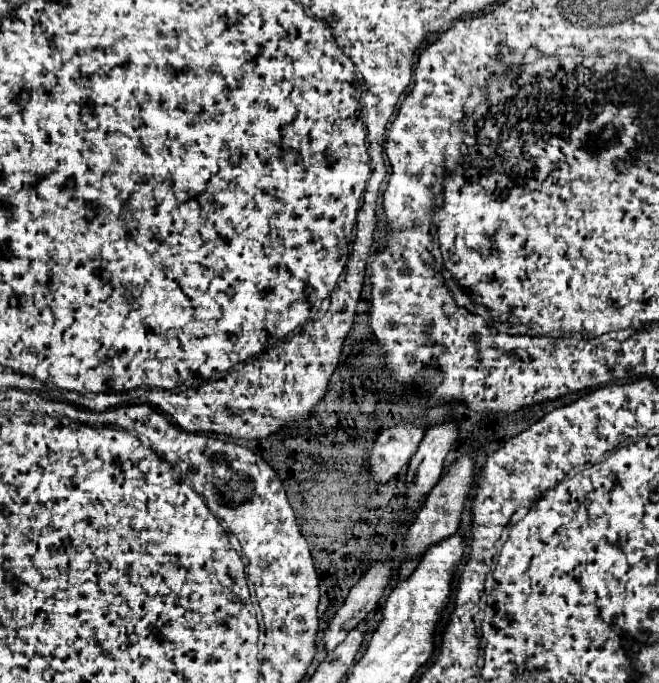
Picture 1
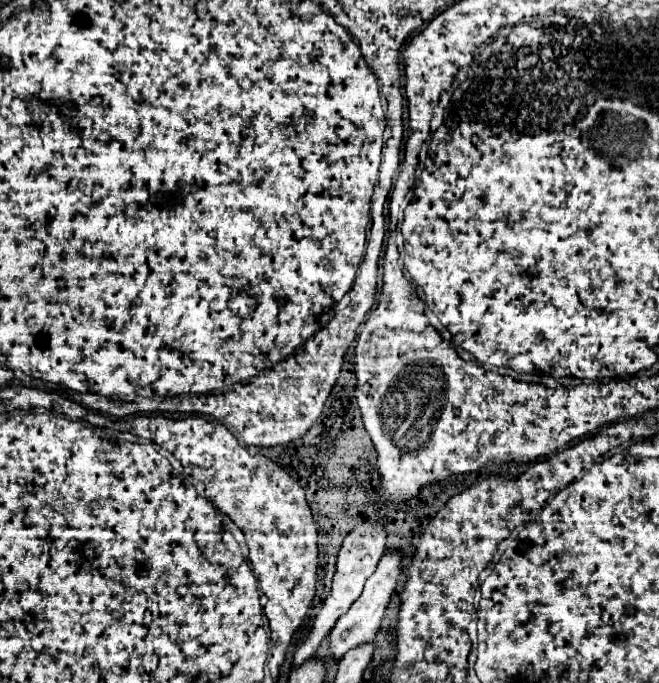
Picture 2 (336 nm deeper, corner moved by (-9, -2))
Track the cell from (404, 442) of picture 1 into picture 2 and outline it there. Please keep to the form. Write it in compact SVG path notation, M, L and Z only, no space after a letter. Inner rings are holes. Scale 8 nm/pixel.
M379 518L379 520L363 520L355 530L351 530L343 544L341 544L341 550L339 550L339 556L337 556L337 572L333 576L333 586L331 586L331 594L327 596L319 616L315 618L315 624L311 628L311 634L305 638L305 642L297 648L295 652L295 658L293 658L293 664L303 664L307 658L311 658L315 654L315 650L319 648L321 640L329 634L329 630L335 626L335 622L339 620L341 614L347 612L347 608L353 604L353 600L357 600L359 592L363 590L363 584L365 580L375 572L375 564L379 562L379 556L383 556L385 552L385 526L381 524L385 518Z

